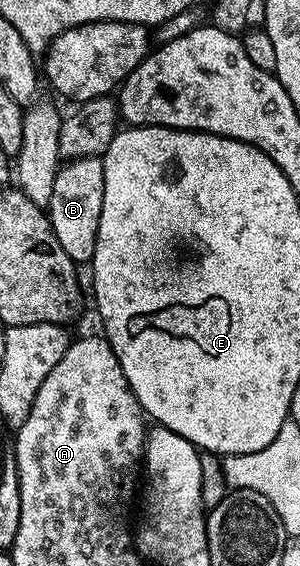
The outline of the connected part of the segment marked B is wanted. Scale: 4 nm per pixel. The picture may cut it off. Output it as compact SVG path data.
M80 157L74 161L66 160L60 166L51 183L51 199L47 206L49 222L59 239L59 247L67 251L75 263L92 262L95 255L95 239L99 235L99 215L103 215L103 160L101 157Z

